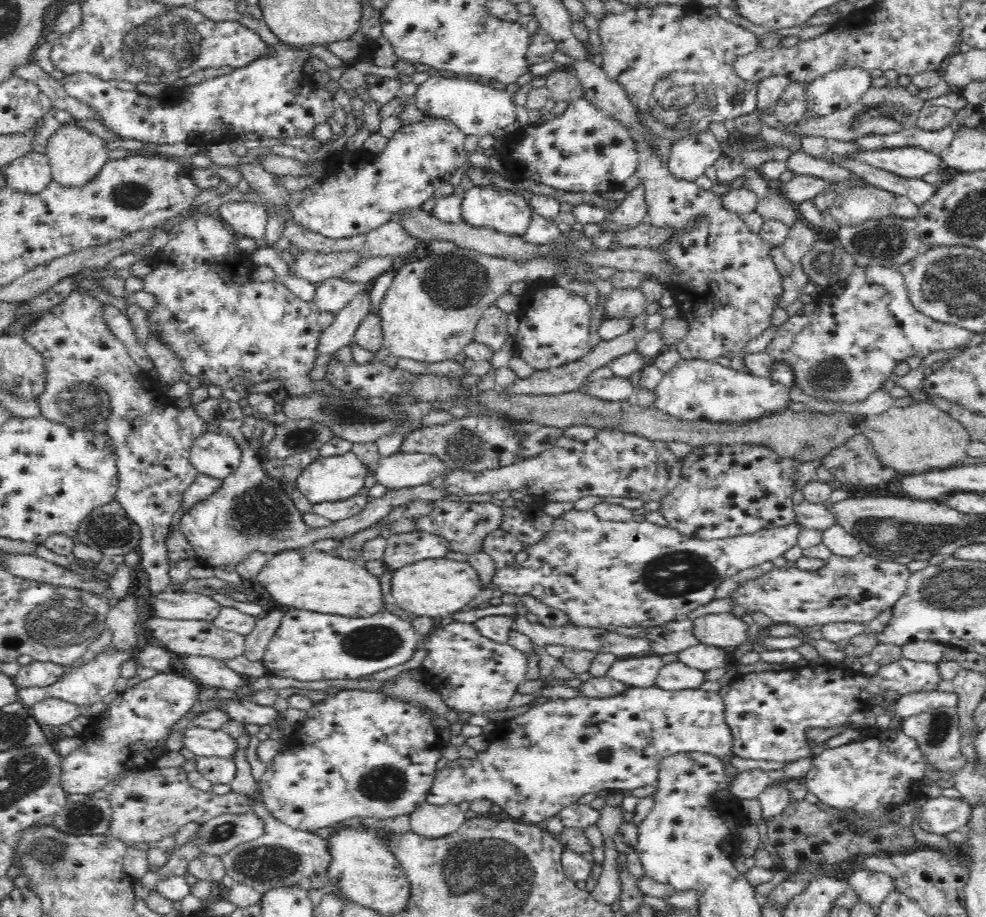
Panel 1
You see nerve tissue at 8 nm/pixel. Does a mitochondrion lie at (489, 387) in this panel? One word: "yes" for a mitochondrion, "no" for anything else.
no

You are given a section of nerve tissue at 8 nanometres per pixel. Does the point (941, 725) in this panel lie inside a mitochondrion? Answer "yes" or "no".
yes

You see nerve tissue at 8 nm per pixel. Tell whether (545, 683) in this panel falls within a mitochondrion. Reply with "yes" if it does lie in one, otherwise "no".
no

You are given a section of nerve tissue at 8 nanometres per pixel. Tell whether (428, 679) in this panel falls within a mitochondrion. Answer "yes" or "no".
no

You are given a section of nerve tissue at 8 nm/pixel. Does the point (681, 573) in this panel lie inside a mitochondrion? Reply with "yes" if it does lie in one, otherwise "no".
yes

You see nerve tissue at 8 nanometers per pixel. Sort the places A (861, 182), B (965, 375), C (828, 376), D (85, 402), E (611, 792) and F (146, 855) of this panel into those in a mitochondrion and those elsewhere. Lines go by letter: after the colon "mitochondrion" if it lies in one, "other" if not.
A: other
B: other
C: mitochondrion
D: mitochondrion
E: other
F: other

